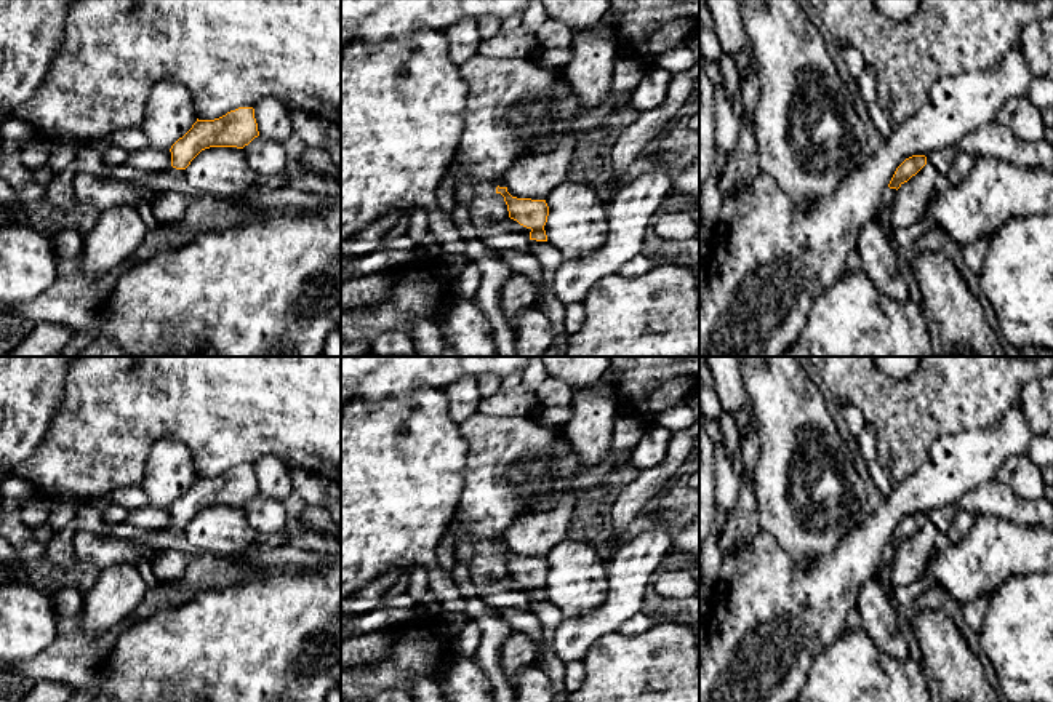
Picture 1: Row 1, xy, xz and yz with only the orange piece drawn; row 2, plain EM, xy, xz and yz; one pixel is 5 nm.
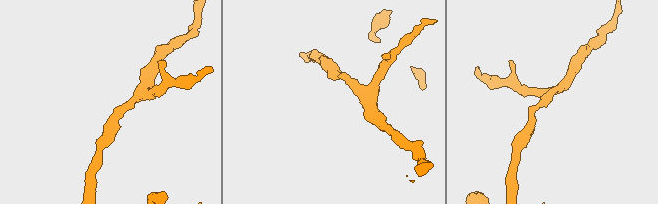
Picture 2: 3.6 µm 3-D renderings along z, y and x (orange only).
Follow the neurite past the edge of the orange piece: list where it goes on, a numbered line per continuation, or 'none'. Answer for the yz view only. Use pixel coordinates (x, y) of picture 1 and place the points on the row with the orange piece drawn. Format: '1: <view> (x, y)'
none

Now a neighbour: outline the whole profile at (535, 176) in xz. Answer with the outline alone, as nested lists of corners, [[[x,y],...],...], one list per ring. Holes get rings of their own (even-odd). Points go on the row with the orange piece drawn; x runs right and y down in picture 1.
[[[562,136],[547,152],[514,162],[502,176],[507,192],[517,198],[546,200],[578,165],[576,142],[575,136]]]

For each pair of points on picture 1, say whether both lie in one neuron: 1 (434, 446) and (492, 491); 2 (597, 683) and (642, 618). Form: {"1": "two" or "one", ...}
{"1": "two", "2": "two"}

